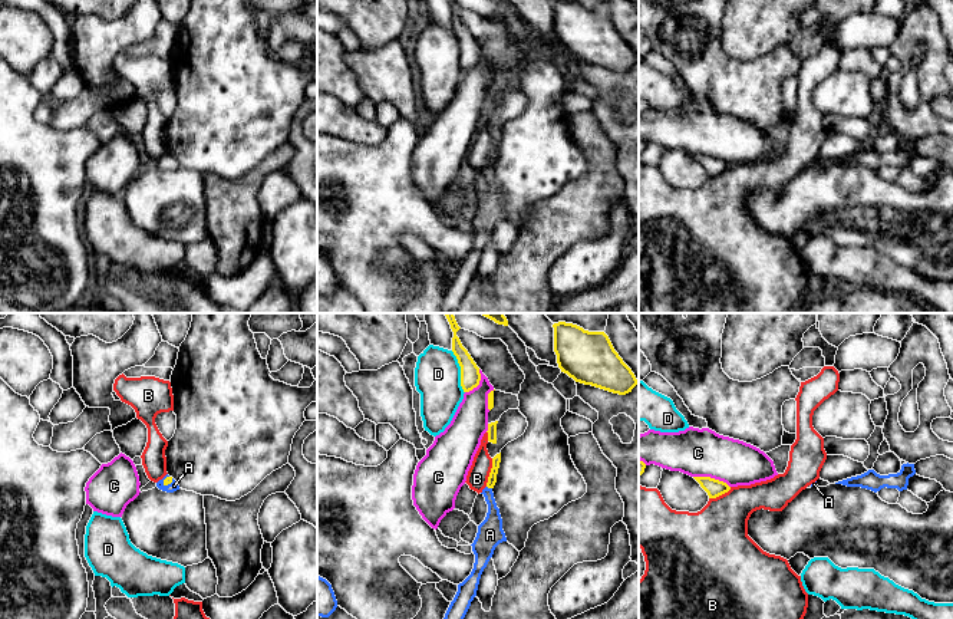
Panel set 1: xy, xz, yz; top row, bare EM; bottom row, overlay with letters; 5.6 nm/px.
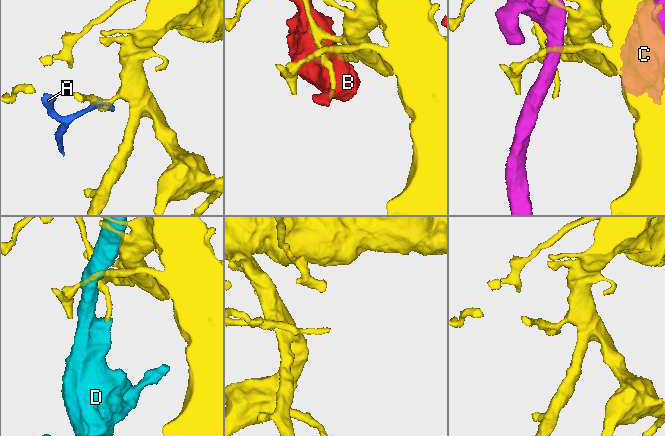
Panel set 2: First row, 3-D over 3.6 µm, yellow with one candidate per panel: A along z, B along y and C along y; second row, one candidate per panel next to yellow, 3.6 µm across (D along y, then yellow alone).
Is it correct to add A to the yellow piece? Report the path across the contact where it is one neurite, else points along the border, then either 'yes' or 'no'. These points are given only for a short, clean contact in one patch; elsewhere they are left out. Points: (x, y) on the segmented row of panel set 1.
runs through xz (495, 461), (490, 487), (490, 532); yes

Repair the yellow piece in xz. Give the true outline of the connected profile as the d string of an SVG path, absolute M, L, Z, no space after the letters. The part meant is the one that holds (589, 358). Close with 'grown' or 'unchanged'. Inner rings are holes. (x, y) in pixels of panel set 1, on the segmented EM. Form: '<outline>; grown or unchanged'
M565 322L553 327L558 368L576 382L619 395L632 392L637 385L634 373L604 332L588 332Z; unchanged

